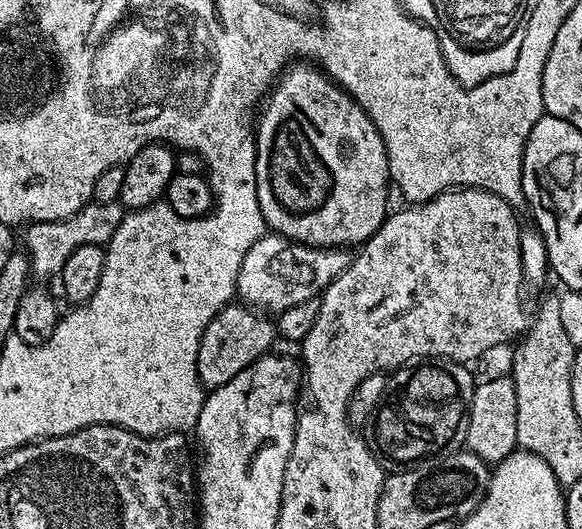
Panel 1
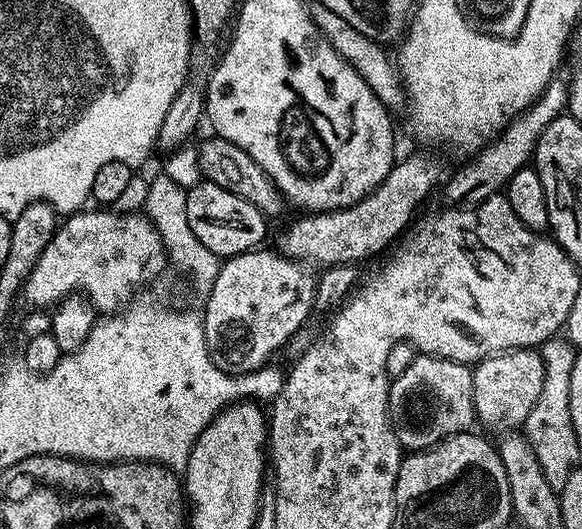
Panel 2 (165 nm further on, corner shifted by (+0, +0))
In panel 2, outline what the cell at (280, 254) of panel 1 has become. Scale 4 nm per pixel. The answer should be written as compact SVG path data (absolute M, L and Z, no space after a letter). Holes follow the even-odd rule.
M416 152L405 160L404 157L397 159L388 177L354 206L339 208L336 212L301 215L301 220L294 221L281 234L278 251L281 256L289 256L291 260L298 260L305 266L320 264L321 269L339 264L363 265L363 260L379 252L387 253L405 235L417 215L415 212L419 210L420 203L431 194L436 183L441 183L445 175L443 172L443 162L431 160L424 152Z

